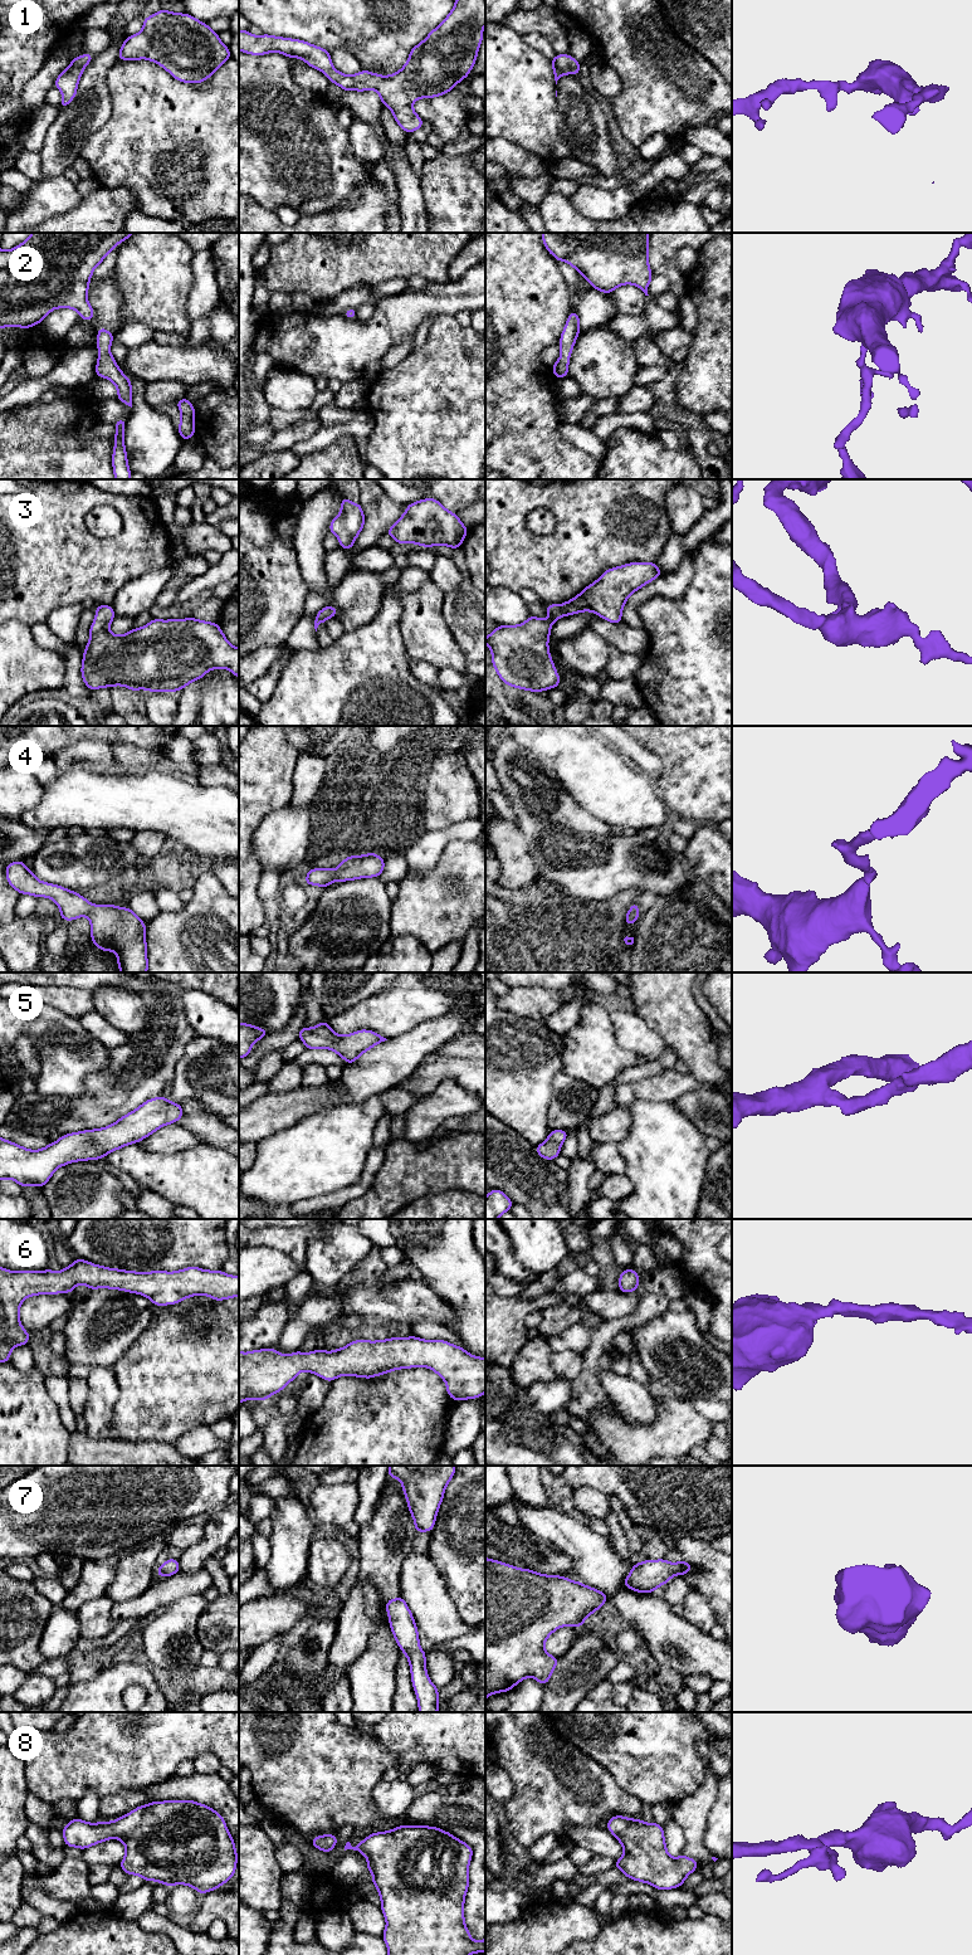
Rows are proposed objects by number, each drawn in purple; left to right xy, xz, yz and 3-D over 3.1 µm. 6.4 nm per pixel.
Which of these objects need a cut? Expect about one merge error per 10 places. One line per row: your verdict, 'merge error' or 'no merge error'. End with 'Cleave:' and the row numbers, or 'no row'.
1: no merge error
2: no merge error
3: no merge error
4: no merge error
5: no merge error
6: no merge error
7: no merge error
8: no merge error
Cleave: no row

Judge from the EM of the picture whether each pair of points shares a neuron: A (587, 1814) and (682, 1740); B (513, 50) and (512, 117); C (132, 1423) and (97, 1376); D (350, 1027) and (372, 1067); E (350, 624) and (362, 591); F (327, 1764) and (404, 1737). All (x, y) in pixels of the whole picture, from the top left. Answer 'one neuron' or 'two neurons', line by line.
A: two neurons
B: one neuron
C: two neurons
D: two neurons
E: one neuron
F: two neurons

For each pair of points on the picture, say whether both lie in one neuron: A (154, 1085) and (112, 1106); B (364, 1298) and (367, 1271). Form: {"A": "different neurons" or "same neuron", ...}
{"A": "same neuron", "B": "different neurons"}

